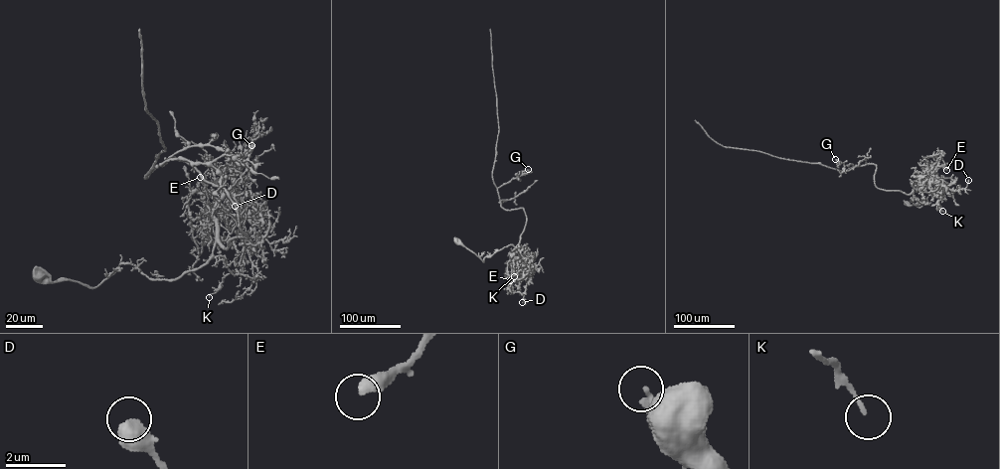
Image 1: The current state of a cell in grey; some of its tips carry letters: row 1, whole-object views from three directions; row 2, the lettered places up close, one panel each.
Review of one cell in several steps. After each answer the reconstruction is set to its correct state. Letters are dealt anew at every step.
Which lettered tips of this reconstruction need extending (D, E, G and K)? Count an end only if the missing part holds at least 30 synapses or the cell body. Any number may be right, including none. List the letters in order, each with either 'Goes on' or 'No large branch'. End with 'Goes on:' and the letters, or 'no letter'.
D: No large branch
E: No large branch
G: No large branch
K: No large branch
Goes on: no letter

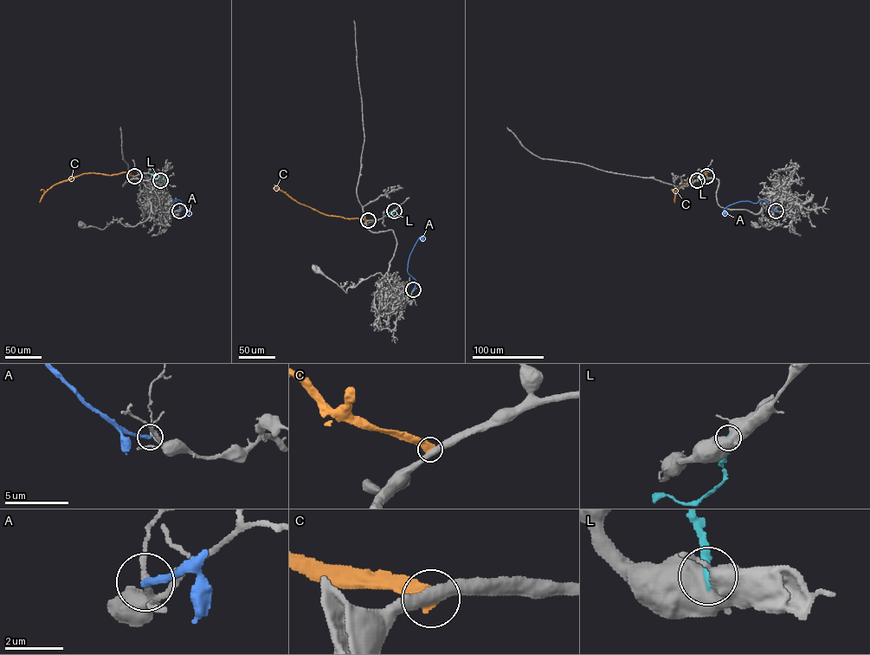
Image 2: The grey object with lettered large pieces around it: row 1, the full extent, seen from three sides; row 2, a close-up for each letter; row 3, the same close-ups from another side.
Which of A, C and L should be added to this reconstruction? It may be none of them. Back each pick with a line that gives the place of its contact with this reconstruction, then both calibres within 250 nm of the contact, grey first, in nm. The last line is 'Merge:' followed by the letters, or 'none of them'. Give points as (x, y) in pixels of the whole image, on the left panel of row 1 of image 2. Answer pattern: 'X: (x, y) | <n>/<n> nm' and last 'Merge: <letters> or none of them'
Merge: none of them

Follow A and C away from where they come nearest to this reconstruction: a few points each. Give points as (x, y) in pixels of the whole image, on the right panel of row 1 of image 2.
A: (776, 210), (760, 199), (757, 203), (741, 201), (729, 205), (724, 210), (726, 214)
C: (706, 176), (705, 171), (704, 175), (698, 173), (679, 185), (674, 202)

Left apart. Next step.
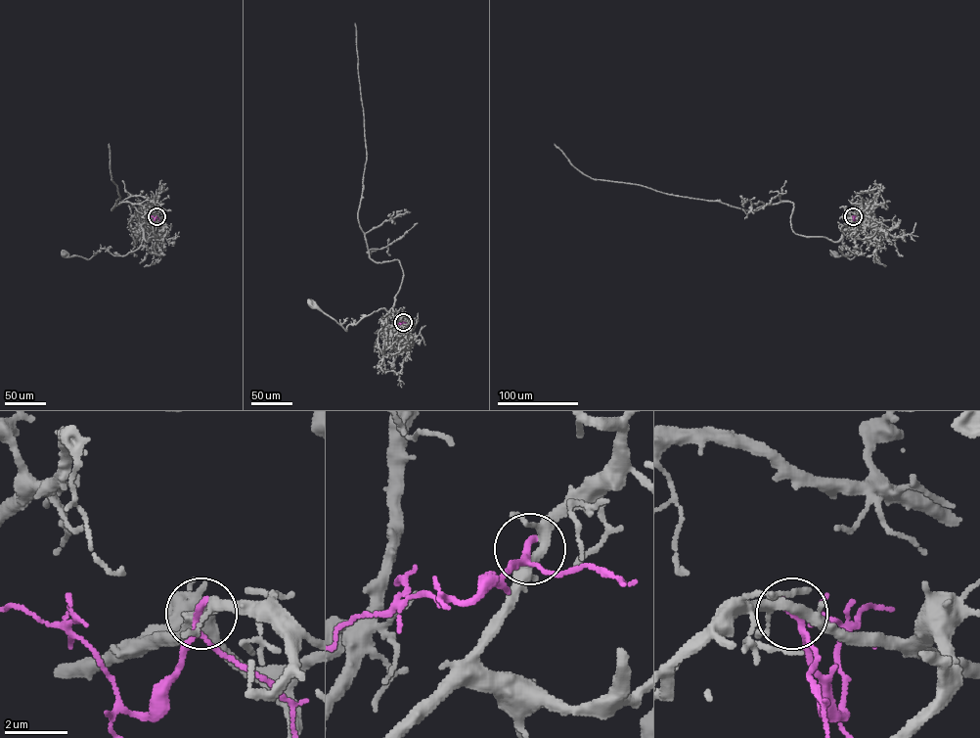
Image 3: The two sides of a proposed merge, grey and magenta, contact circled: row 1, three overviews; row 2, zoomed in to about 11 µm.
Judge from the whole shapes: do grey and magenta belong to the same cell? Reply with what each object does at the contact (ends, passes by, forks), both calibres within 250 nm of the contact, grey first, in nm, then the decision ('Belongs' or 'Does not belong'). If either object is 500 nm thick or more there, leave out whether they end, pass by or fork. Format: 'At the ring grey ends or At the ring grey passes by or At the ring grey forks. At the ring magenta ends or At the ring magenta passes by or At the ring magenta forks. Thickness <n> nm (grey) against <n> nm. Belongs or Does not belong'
At the ring grey forks. At the ring magenta passes by. Thickness 320 nm (grey) against 200 nm. Does not belong

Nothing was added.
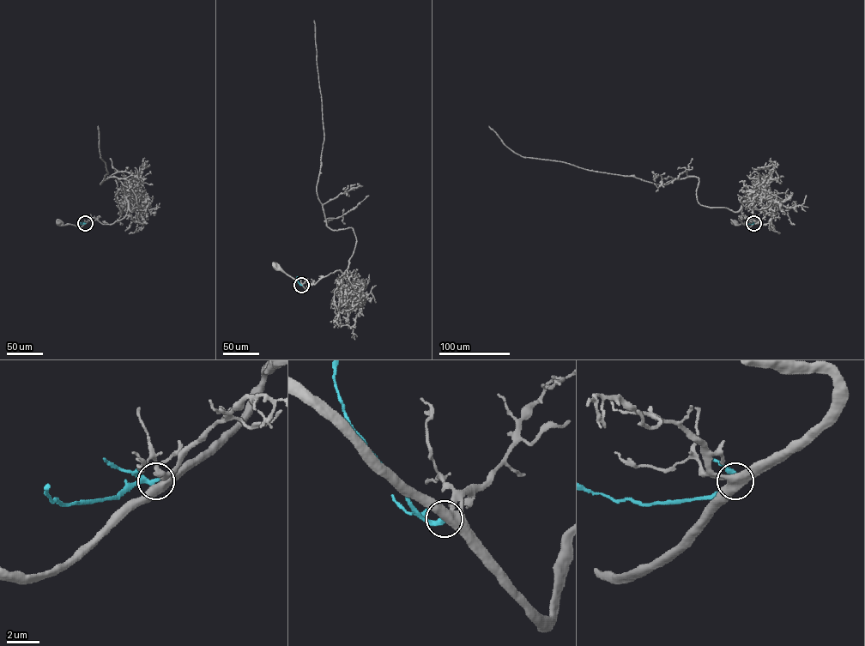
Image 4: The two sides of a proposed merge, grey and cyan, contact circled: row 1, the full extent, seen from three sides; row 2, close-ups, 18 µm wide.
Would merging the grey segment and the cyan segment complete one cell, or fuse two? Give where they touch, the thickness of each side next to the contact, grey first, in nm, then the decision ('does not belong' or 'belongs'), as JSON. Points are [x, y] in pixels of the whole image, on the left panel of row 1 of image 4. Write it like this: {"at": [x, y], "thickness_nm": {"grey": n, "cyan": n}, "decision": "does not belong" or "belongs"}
{"at": [85, 223], "thickness_nm": {"grey": 440, "cyan": 360}, "decision": "belongs"}

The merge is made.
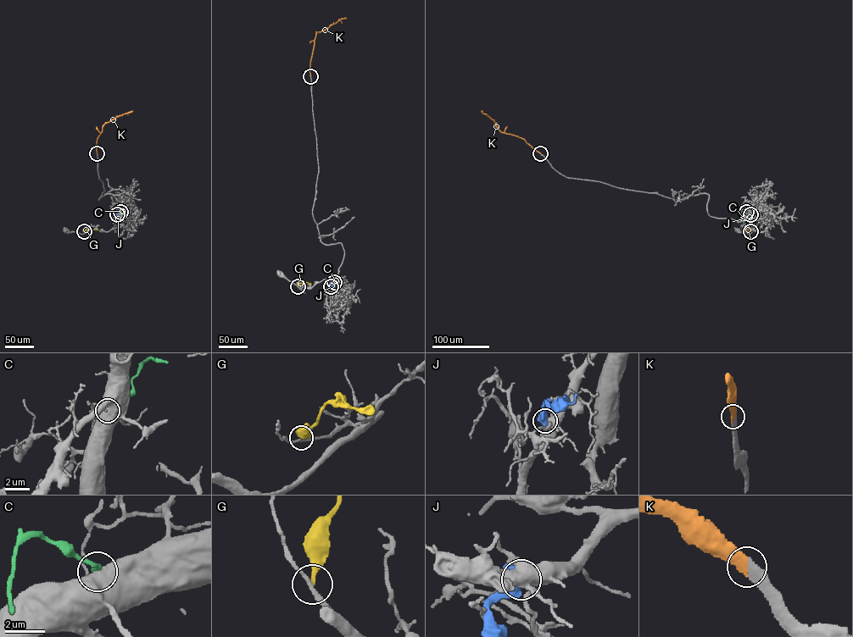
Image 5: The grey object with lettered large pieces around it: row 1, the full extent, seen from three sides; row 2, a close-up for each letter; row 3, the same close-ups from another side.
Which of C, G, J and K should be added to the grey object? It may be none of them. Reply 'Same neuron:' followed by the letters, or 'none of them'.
Same neuron: K

